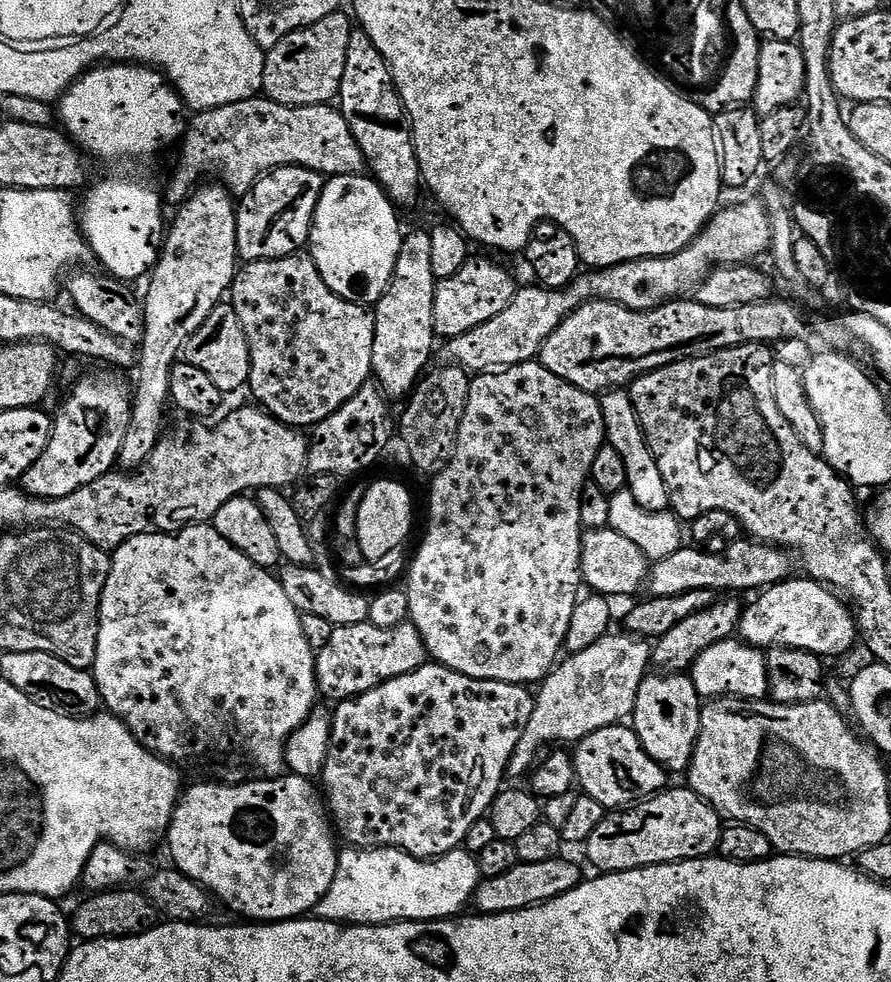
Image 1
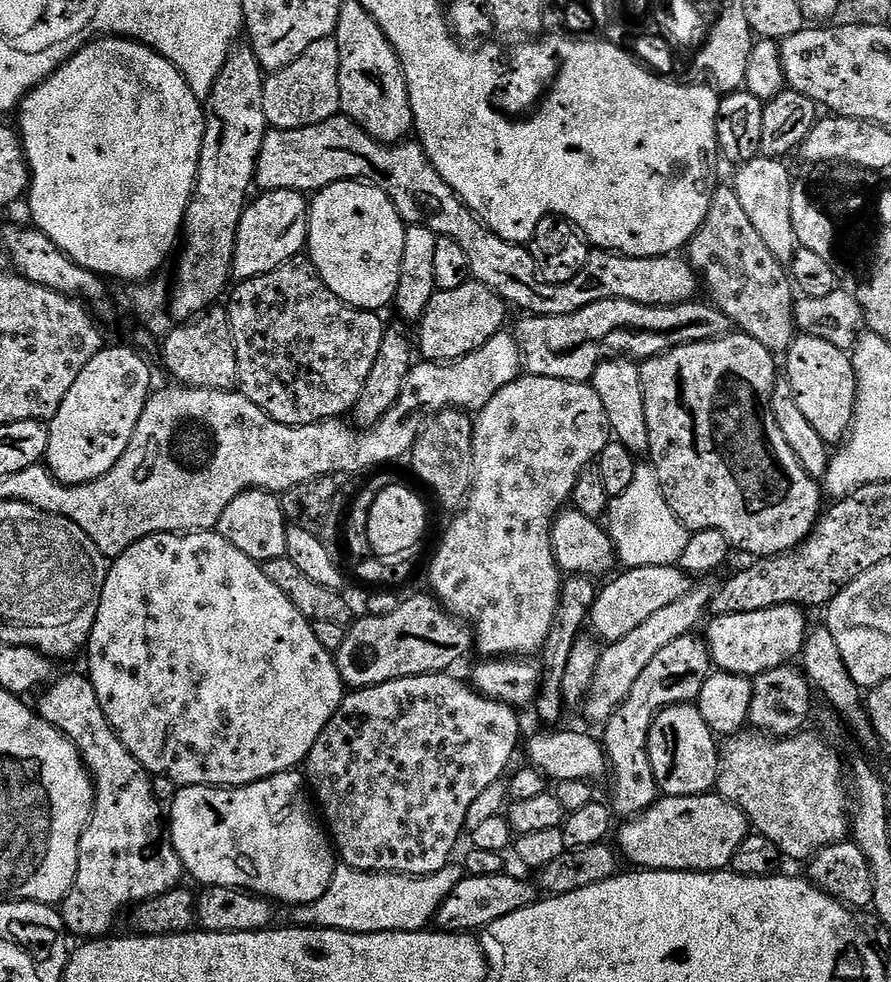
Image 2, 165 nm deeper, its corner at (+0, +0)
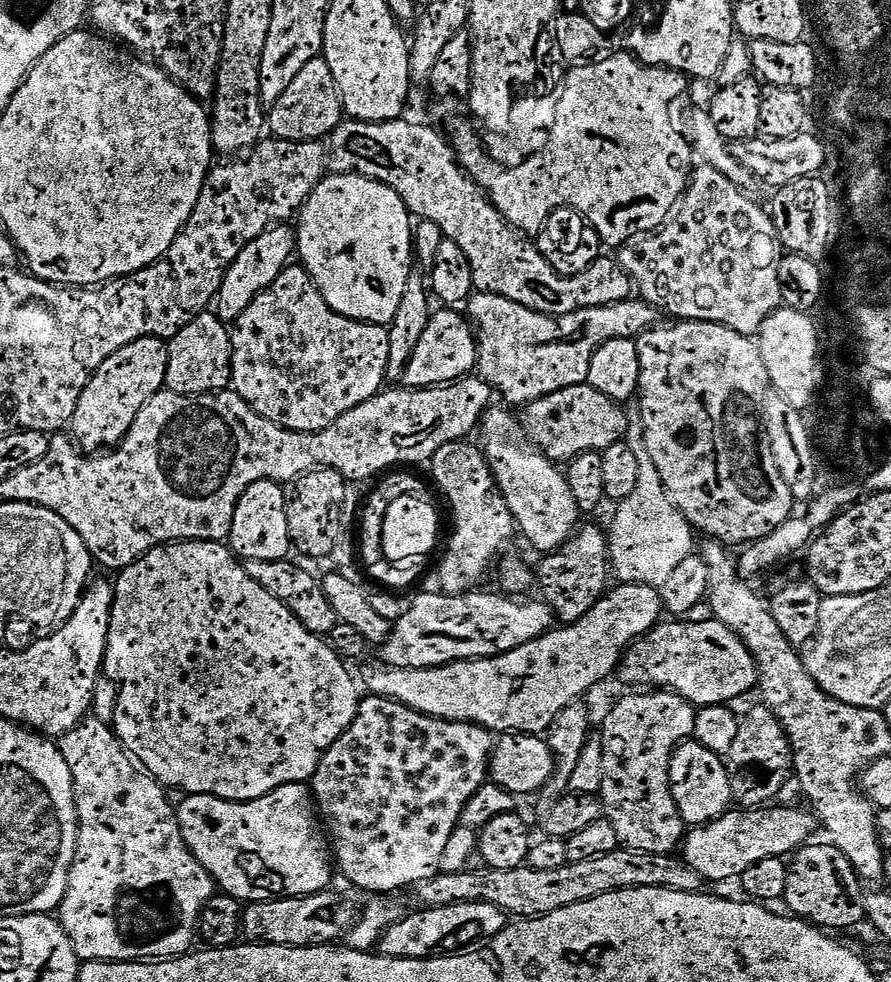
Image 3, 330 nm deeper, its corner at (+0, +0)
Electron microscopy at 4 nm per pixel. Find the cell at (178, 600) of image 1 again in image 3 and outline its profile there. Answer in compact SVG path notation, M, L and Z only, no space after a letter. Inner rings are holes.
M174 540L170 544L152 548L134 563L121 567L120 577L114 580L114 606L108 645L104 651L103 671L107 679L109 676L120 683L120 693L116 696L116 720L114 719L117 738L147 766L148 771L161 784L169 789L185 788L183 791L188 794L215 793L224 790L220 788L233 788L236 791L233 793L255 798L273 792L282 784L311 781L330 742L335 742L351 726L350 718L355 718L358 714L362 692L357 677L355 680L344 665L345 657L323 635L309 630L281 597L262 587L248 573L247 567L236 561L235 555L237 553L227 543L218 540Z

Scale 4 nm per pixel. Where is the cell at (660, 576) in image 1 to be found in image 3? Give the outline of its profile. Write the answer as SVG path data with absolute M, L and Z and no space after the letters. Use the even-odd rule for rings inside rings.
M617 583L607 594L587 612L581 620L574 620L565 623L564 628L559 626L553 627L551 630L539 636L536 640L526 642L522 646L518 646L509 652L503 652L497 656L478 656L475 660L453 660L451 662L441 662L435 666L425 666L422 668L401 668L399 666L389 666L384 664L368 664L364 668L364 680L362 676L362 684L367 691L376 696L389 696L396 699L401 704L406 704L417 712L425 712L428 716L438 716L443 720L467 720L469 722L482 724L485 728L496 734L512 733L512 734L544 734L552 727L554 718L566 706L575 703L581 699L583 692L588 692L595 686L599 680L604 680L608 675L617 671L618 665L628 647L633 644L639 636L645 636L649 630L656 627L662 616L662 601L660 598L660 588L651 584L625 584Z

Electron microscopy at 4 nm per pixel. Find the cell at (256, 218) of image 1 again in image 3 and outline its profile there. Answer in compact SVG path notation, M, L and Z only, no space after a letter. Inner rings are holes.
M282 223L267 228L262 235L254 238L254 242L245 246L242 254L238 254L238 258L234 258L220 287L218 315L221 320L234 322L242 314L242 310L246 310L246 306L250 306L250 302L254 302L254 298L258 298L258 294L266 290L266 286L270 286L276 281L278 274L289 267L291 260L288 259L294 256L297 246L296 233L288 227L287 223Z

